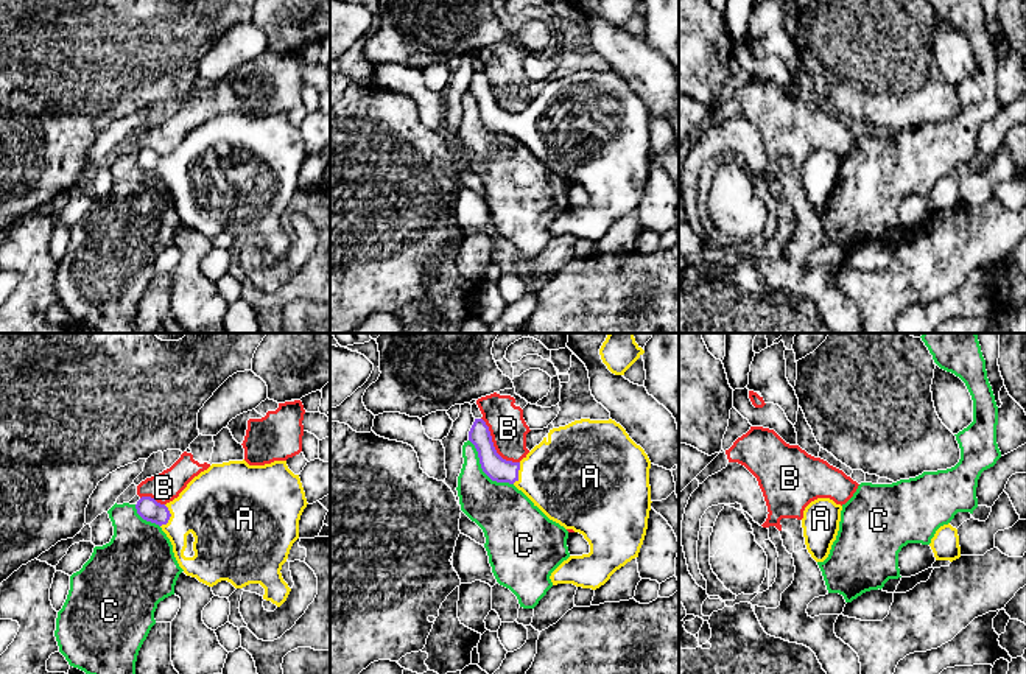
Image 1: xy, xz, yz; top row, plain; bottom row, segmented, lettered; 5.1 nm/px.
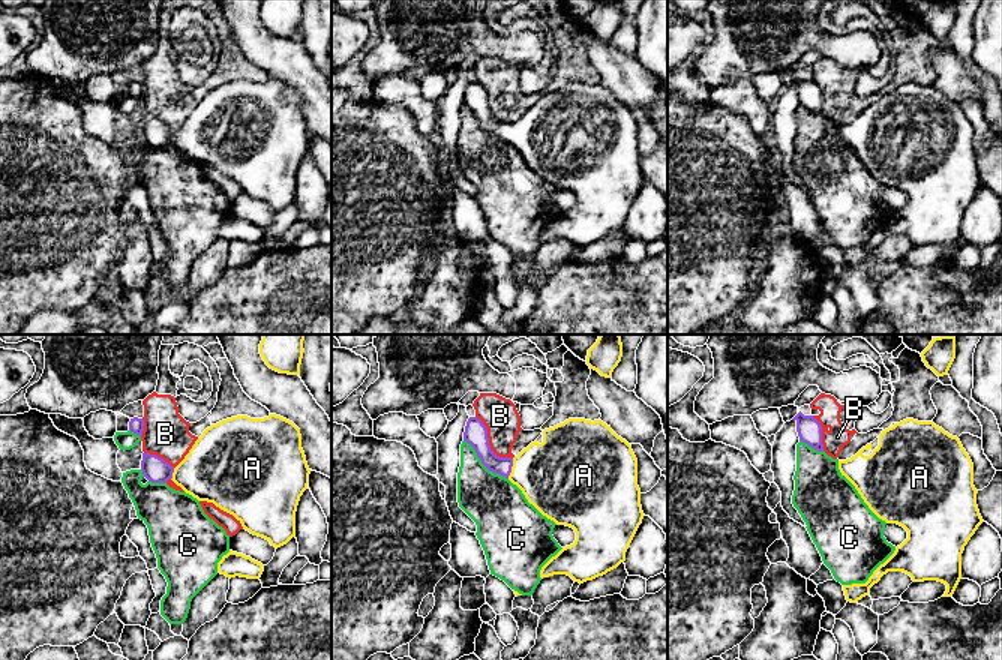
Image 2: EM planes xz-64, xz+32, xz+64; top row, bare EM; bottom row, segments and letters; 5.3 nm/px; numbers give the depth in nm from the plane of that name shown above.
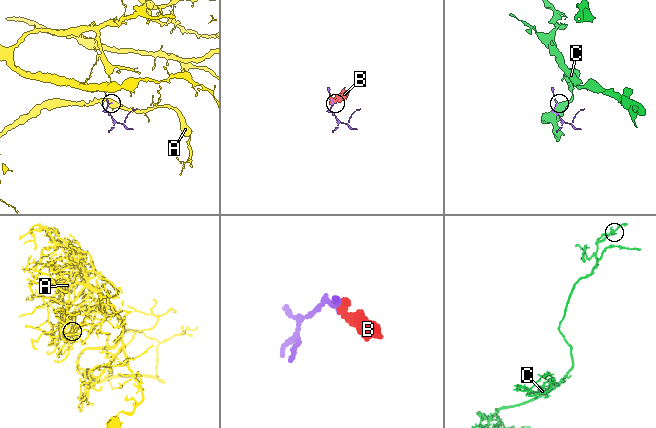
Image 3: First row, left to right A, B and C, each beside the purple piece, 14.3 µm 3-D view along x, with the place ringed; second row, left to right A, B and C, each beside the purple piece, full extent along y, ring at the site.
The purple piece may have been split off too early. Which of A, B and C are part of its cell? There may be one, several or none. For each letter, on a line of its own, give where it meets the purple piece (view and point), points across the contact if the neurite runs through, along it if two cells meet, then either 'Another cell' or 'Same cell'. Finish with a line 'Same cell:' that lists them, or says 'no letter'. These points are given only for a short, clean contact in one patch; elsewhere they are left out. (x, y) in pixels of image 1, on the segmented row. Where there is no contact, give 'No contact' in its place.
A: Touches purple at xy (170, 516). Path across: xy (147, 508), (170, 516), (217, 506). Same cell
B: Touches purple at xz (492, 445). Boundary: xz (481, 417), (494, 449), (503, 458), (519, 463). Another cell
C: Touches purple at xz (483, 470). Another cell
Same cell: A

